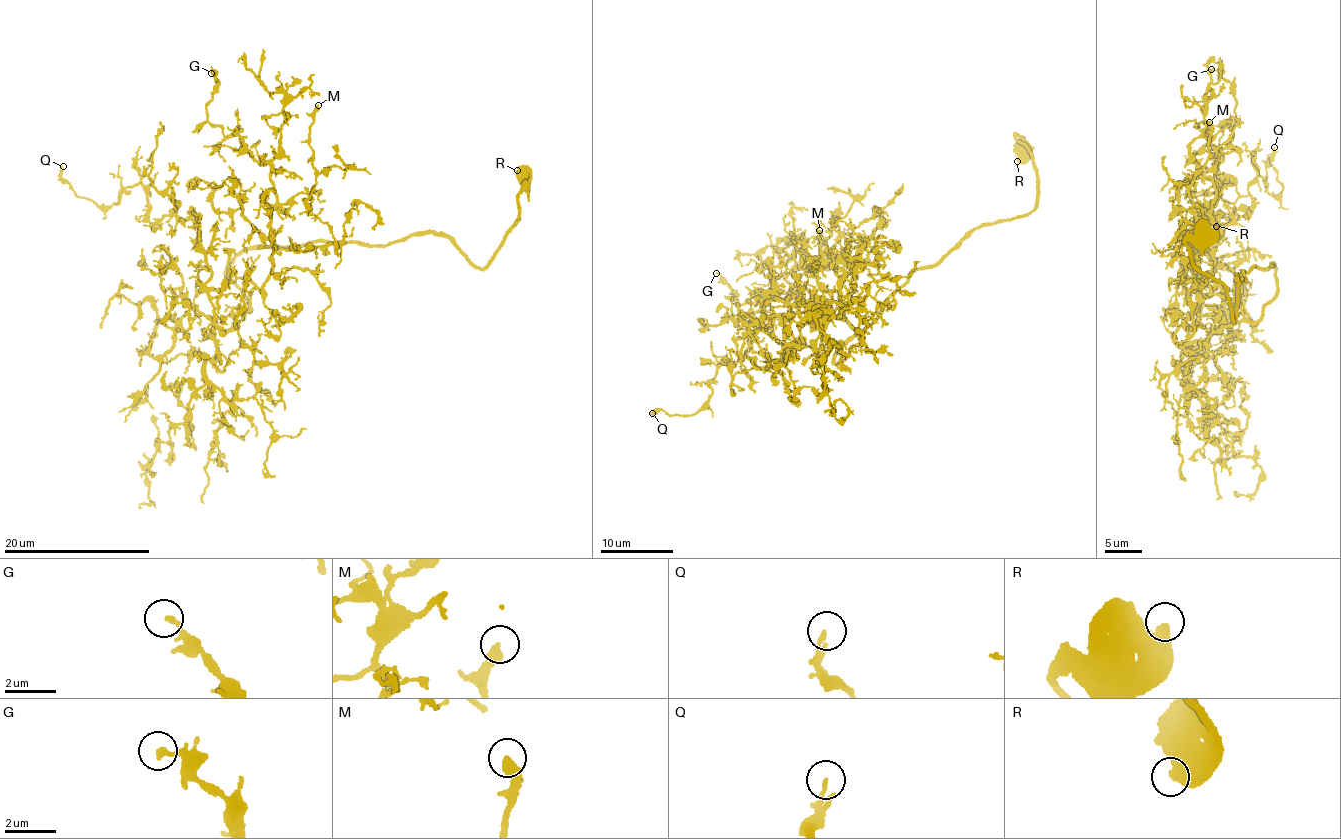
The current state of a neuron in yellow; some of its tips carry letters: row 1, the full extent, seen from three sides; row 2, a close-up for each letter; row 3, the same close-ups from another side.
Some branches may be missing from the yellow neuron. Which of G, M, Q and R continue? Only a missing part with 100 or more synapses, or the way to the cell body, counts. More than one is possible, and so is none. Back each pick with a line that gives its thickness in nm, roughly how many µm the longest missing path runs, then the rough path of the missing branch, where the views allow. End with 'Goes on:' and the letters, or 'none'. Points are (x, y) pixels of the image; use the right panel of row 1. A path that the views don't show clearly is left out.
R: 440 nm thick; about 6 µm are missing
Goes on: R

